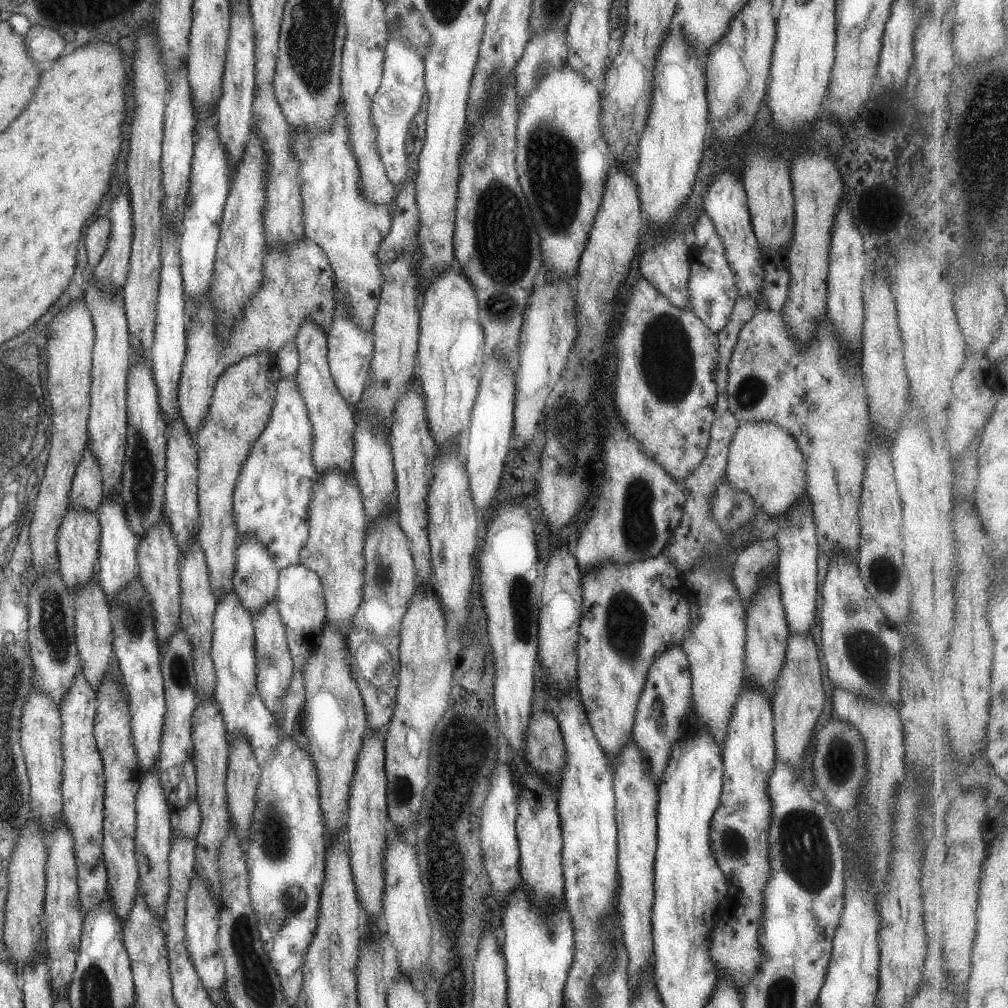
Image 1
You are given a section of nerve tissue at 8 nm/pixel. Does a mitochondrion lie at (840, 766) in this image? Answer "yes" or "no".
yes

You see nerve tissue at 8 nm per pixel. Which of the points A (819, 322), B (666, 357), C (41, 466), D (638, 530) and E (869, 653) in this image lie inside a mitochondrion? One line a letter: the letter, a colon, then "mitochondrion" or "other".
A: other
B: mitochondrion
C: mitochondrion
D: mitochondrion
E: mitochondrion

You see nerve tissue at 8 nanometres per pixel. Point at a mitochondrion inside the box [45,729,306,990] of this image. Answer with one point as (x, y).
(274, 838)

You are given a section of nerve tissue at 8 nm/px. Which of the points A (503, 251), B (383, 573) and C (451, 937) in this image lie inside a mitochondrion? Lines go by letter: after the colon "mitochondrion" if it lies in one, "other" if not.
A: mitochondrion
B: mitochondrion
C: mitochondrion

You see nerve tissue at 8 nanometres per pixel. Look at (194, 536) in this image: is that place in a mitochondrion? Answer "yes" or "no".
no

